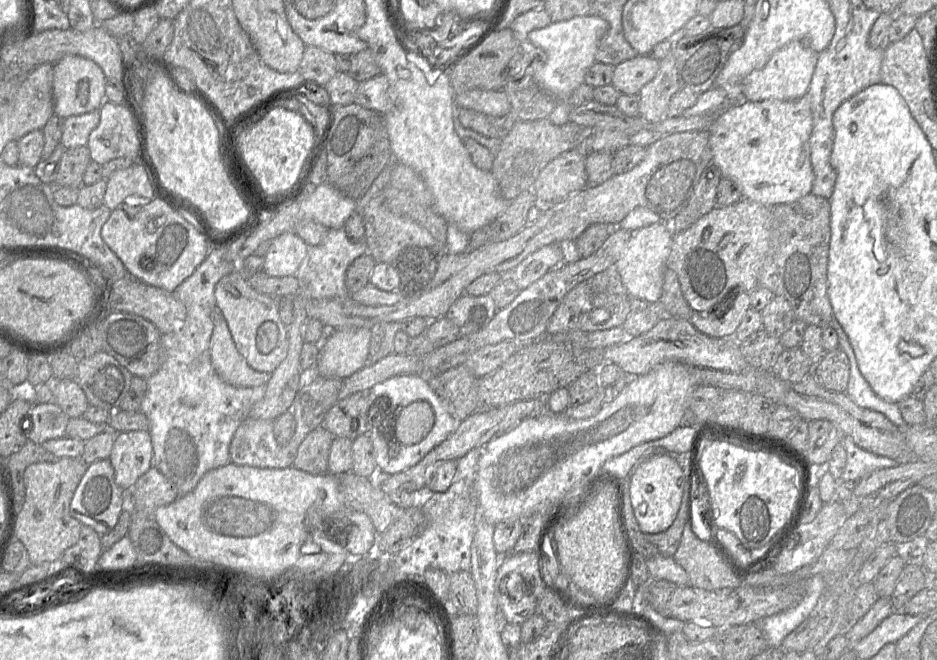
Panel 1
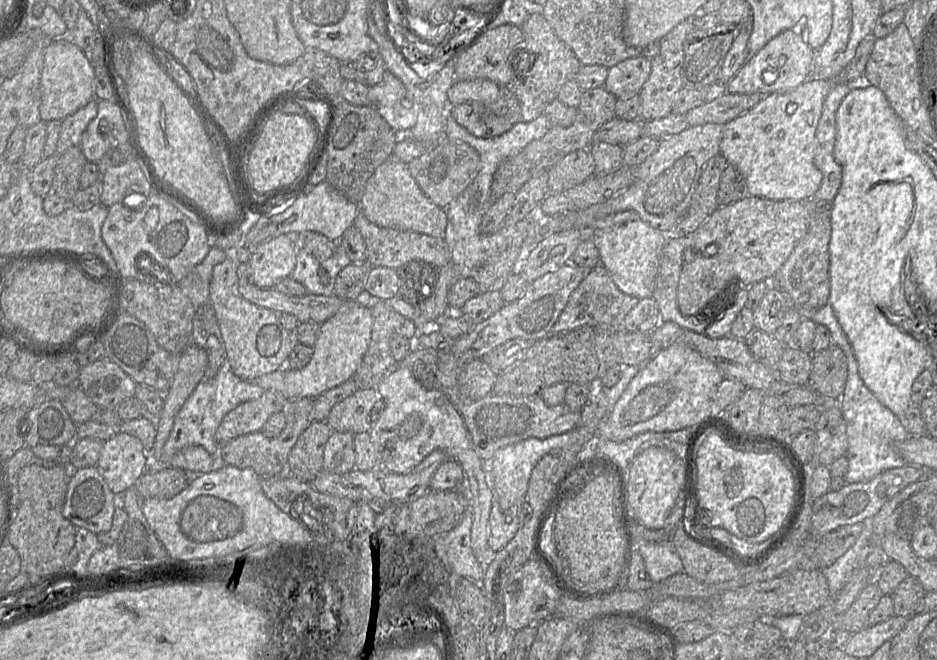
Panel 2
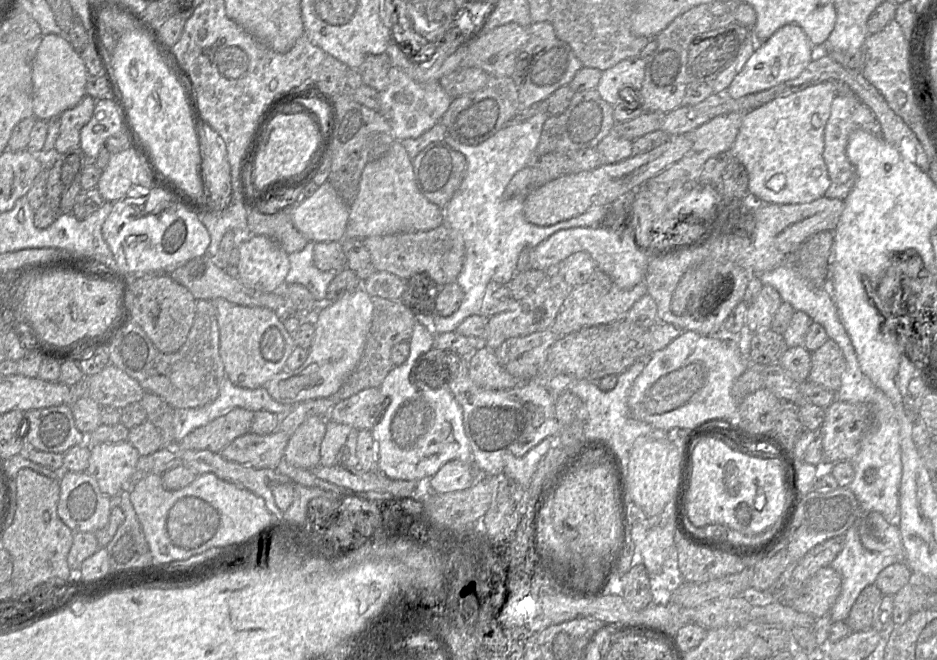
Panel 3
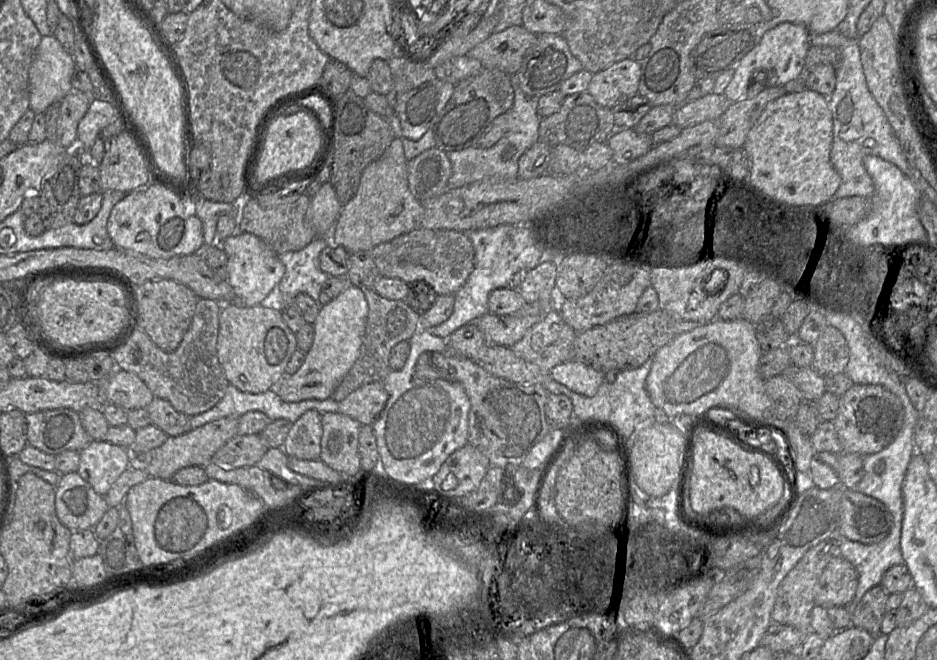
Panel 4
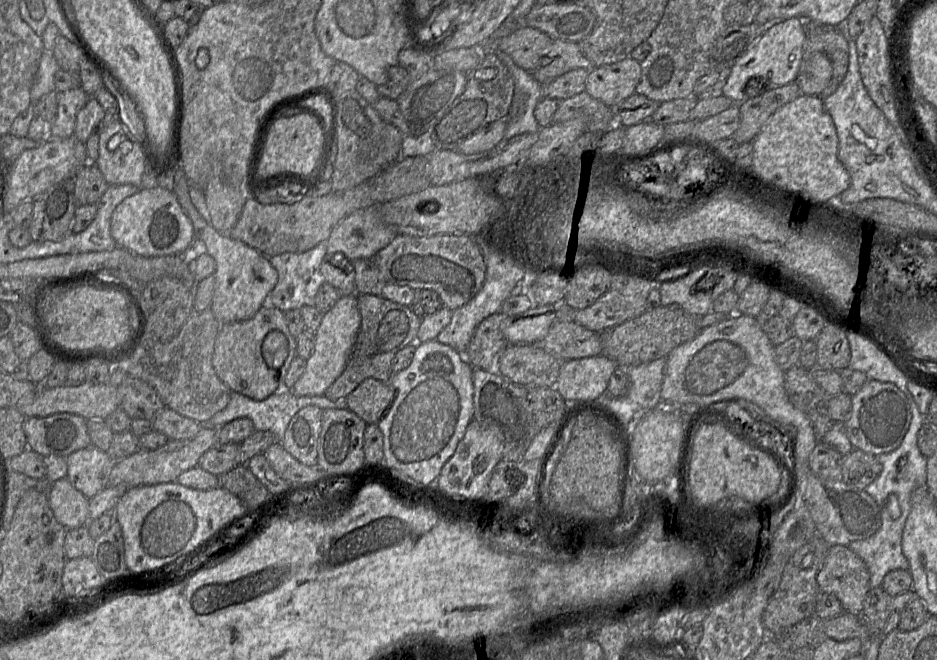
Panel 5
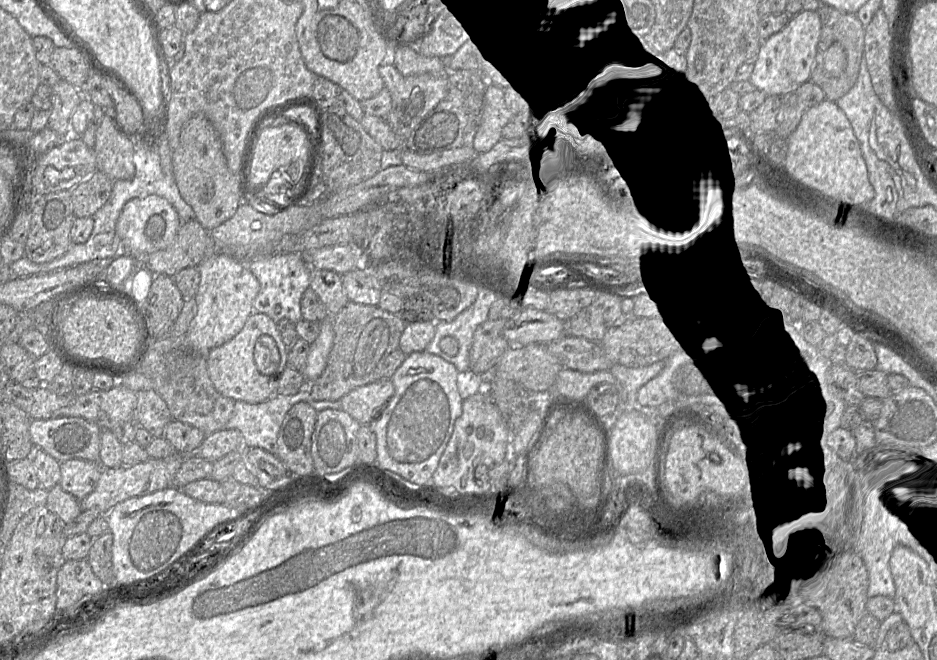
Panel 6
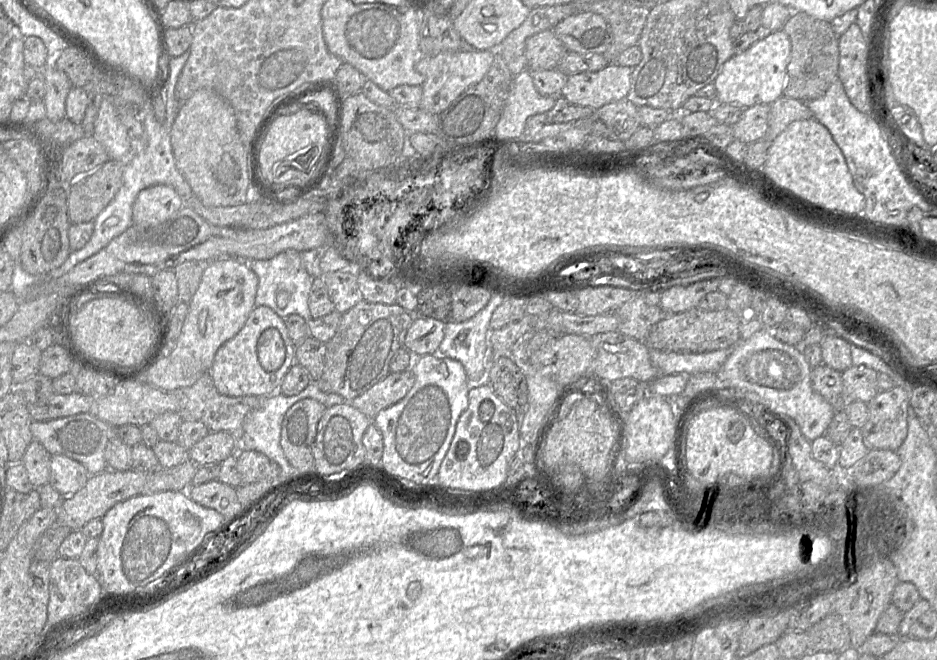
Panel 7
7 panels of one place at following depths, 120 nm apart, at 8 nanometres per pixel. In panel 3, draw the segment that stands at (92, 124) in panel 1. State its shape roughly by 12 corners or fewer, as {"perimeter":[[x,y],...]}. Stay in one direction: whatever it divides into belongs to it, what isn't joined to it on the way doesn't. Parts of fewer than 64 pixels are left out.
{"perimeter":[[85,95],[60,114],[54,154],[80,147],[80,130],[90,121],[95,103]]}

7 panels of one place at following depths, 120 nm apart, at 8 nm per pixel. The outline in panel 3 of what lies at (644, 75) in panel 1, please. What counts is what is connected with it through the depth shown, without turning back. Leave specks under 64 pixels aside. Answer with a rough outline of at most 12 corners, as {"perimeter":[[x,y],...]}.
{"perimeter":[[624,59],[602,71],[597,87],[612,106],[640,90],[645,59]]}

